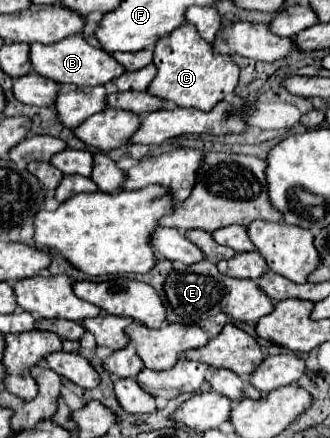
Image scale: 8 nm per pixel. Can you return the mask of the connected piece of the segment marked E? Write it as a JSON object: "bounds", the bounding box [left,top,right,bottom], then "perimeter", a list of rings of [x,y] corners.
{"bounds":[163,260,273,324],"perimeter":[[[209,260],[195,262],[191,266],[175,266],[163,284],[163,292],[169,306],[179,318],[177,322],[181,324],[201,324],[201,320],[219,312],[231,316],[233,320],[255,324],[261,316],[267,316],[273,310],[273,302],[263,294],[263,290],[259,290],[255,280],[239,280],[225,276]]]}

